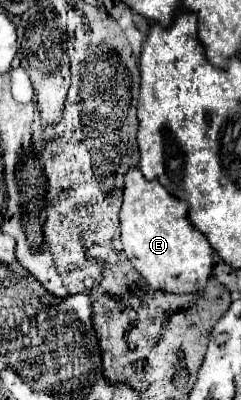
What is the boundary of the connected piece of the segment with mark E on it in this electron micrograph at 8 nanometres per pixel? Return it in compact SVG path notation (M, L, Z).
M140 169L126 173L126 189L120 211L122 245L126 257L144 277L148 287L168 293L202 295L214 267L214 251L208 239L196 231L186 217L186 203L176 201L158 185L158 181L144 181Z

